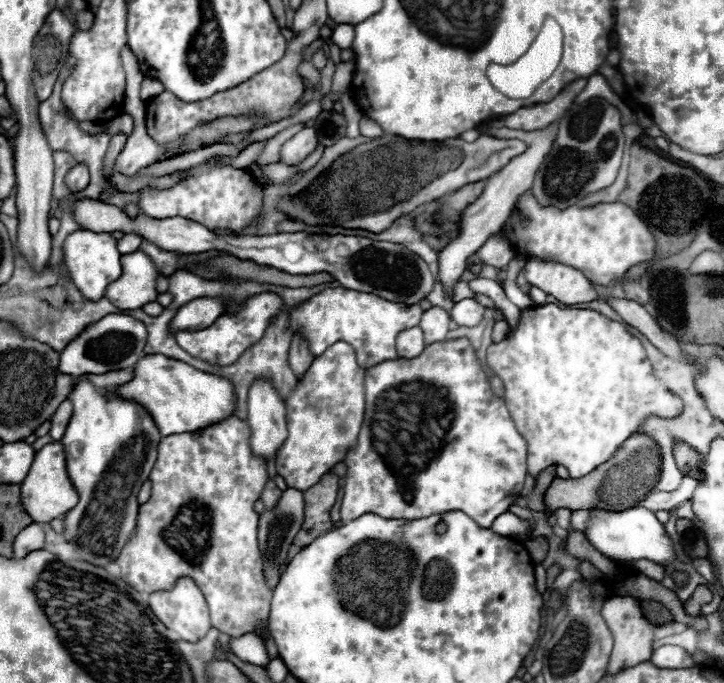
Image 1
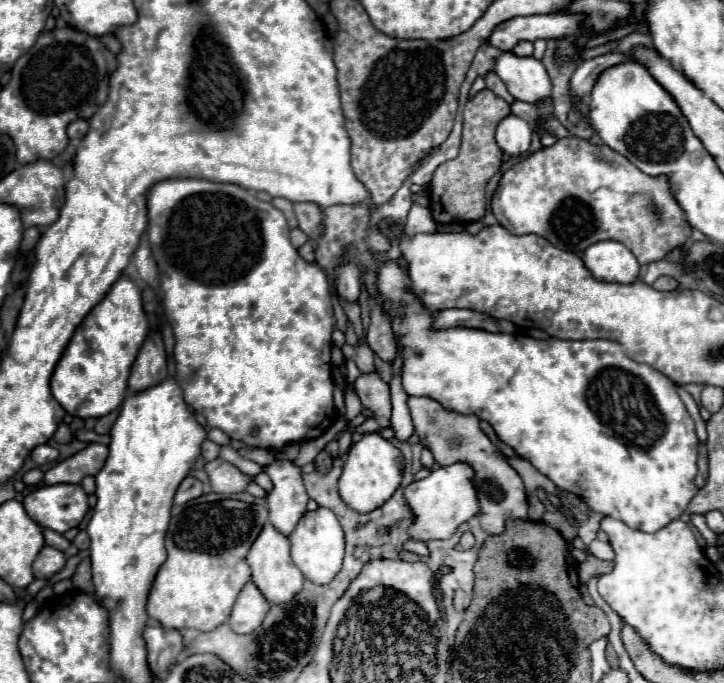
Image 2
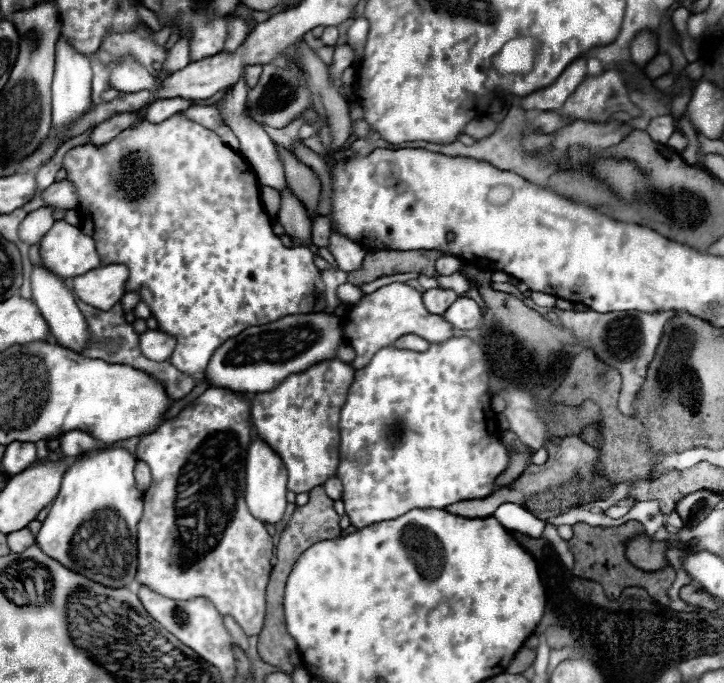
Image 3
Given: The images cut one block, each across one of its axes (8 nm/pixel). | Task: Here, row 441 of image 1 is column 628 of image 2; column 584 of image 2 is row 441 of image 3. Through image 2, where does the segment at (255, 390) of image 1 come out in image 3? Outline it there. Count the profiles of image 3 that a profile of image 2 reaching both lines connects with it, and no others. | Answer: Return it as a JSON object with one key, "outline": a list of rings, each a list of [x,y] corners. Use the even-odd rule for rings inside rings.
{"outline":[[[256,438],[248,446],[246,456],[246,506],[254,514],[254,518],[262,522],[276,524],[282,520],[286,510],[286,468],[282,458],[262,440]]]}

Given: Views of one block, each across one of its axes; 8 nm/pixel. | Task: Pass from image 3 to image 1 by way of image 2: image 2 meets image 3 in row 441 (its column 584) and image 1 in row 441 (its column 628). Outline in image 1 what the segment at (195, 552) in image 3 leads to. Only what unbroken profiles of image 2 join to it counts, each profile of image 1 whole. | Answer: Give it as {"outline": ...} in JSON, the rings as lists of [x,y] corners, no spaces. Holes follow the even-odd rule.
{"outline":[[[232,416],[232,418],[222,420],[218,424],[210,424],[208,428],[198,430],[198,432],[172,434],[172,436],[162,438],[162,442],[158,446],[158,460],[154,464],[154,470],[150,472],[152,496],[144,506],[140,506],[136,530],[130,536],[130,542],[122,548],[122,554],[116,558],[116,564],[120,566],[120,578],[124,582],[130,582],[130,586],[134,586],[134,590],[138,590],[138,592],[152,594],[156,590],[170,590],[178,578],[190,576],[200,586],[200,590],[202,590],[202,594],[204,594],[204,598],[208,602],[212,626],[218,628],[222,634],[228,634],[232,638],[248,634],[250,630],[254,630],[254,626],[258,622],[266,624],[268,622],[268,612],[270,612],[270,600],[272,600],[272,590],[266,586],[266,580],[262,576],[262,554],[260,554],[260,548],[258,548],[258,514],[254,510],[254,502],[260,500],[260,494],[262,494],[264,484],[268,480],[268,470],[266,470],[268,466],[266,466],[264,458],[258,458],[258,456],[252,454],[252,450],[250,450],[250,434],[252,434],[250,426],[244,420]]]}

